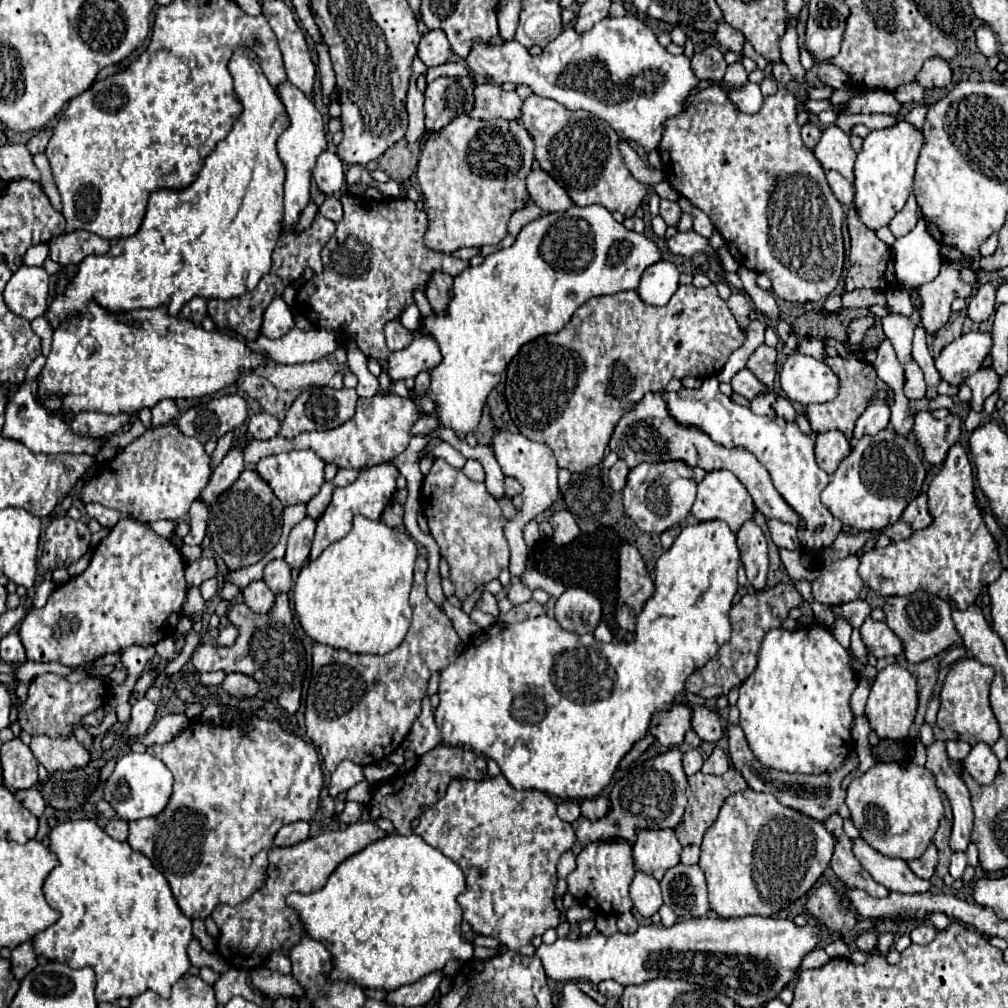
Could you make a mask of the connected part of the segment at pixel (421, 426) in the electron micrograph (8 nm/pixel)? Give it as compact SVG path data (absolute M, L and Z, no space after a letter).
M426 415L418 419L418 421L412 426L410 433L412 436L418 434L427 434L434 428L439 428L442 425L434 416Z

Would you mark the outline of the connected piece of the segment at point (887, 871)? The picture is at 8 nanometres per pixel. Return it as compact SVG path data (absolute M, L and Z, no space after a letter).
M852 840L854 854L860 860L860 864L870 872L870 876L886 886L890 892L900 894L922 894L928 892L932 882L918 878L904 860L896 860L890 856L884 856L876 852L872 846L868 846L864 840Z

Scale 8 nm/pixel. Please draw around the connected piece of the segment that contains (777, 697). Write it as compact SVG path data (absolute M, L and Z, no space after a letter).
M802 626L796 630L774 628L770 630L758 650L758 666L740 686L738 710L740 726L754 756L768 768L798 772L798 774L824 774L836 772L846 756L854 750L850 736L852 708L850 696L858 686L858 676L852 670L852 652L844 648L834 634L824 626Z

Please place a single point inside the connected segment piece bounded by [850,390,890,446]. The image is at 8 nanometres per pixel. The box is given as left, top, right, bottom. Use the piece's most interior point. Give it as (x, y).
(875, 418)

